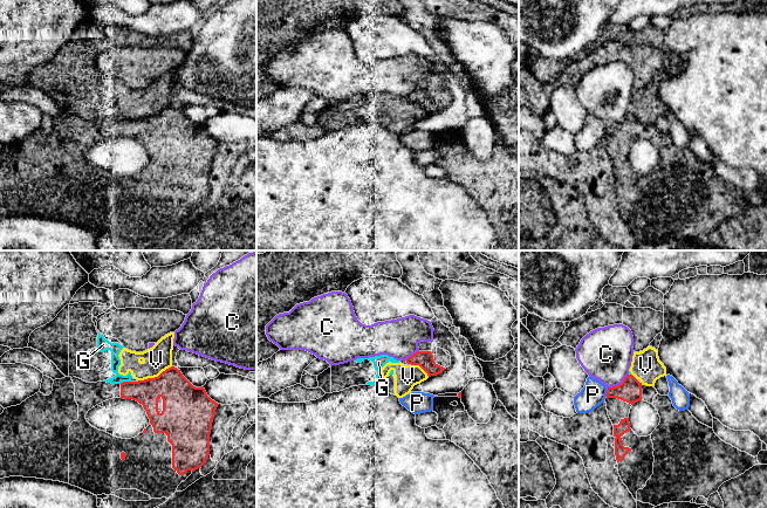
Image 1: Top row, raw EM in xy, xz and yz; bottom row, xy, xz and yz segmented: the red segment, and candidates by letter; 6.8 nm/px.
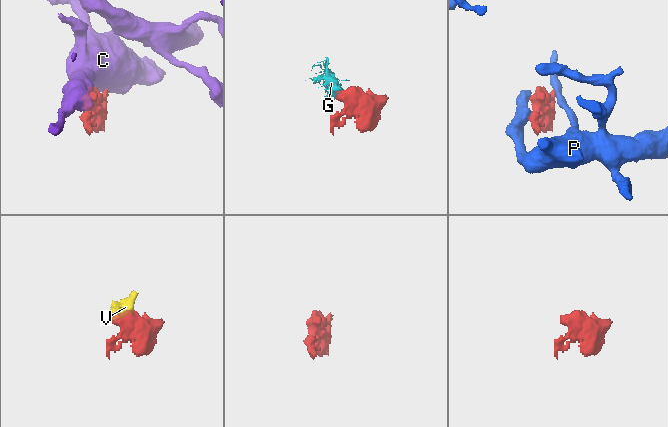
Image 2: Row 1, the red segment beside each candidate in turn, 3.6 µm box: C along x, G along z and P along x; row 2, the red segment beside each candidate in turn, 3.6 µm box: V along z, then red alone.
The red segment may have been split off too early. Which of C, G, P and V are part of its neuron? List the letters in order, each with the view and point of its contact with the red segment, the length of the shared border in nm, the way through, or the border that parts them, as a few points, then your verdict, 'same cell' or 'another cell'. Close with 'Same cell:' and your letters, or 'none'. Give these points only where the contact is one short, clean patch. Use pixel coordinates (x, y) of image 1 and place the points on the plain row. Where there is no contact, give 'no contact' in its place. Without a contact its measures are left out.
C: contact yz (620, 122); length 170 nm; border yz (628, 111), (621, 121), (608, 125); another cell
G: contact xy (124, 119); length 80 nm; another cell
P: contact yz (607, 130); length 70 nm; border yz (608, 125), (604, 134); another cell
V: contact xy (155, 115); length 260 nm; border xy (171, 103), (157, 114), (138, 118); another cell
Same cell: none

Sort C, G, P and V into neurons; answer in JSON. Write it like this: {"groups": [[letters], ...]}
{"groups": [["C"], ["G", "V"], ["P"]]}

